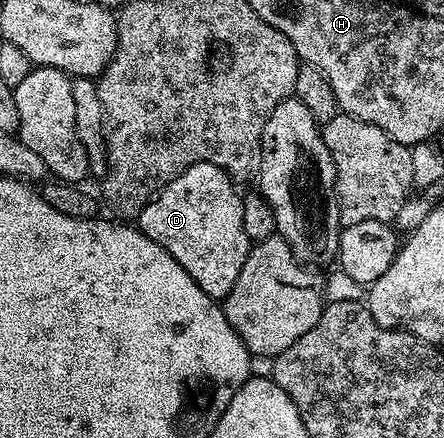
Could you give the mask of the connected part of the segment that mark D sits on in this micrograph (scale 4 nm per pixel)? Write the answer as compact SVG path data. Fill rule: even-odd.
M199 162L186 168L186 172L179 174L170 185L150 199L138 215L138 228L142 233L150 236L154 244L166 248L166 252L170 252L170 256L174 256L174 260L178 260L178 264L186 268L190 280L194 280L194 284L198 284L198 288L202 288L206 296L217 300L223 300L230 288L234 288L234 280L238 280L238 272L242 272L242 264L246 264L250 249L246 227L242 225L244 200L241 191L236 189L237 183L222 168L218 168L213 162Z

